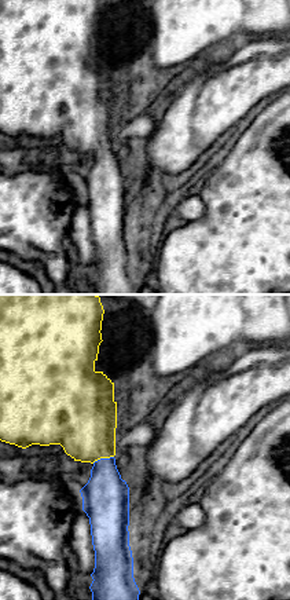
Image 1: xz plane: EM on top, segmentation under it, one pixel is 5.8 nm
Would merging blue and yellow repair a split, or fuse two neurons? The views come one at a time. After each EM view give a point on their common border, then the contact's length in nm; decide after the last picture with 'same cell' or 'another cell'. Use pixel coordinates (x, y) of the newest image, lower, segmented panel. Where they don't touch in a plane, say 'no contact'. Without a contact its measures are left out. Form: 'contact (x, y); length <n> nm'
contact (102, 458); length 130 nm

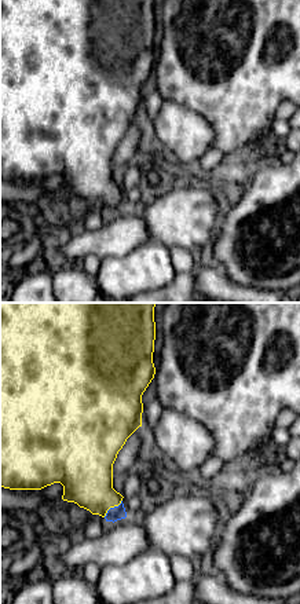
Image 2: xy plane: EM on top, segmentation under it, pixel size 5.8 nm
contact (112, 508); length 150 nm

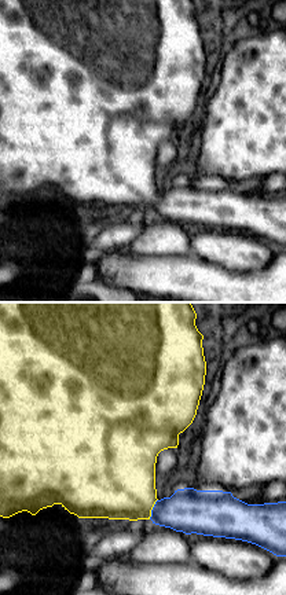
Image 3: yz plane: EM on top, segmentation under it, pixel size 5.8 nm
contact (153, 509); length 130 nm

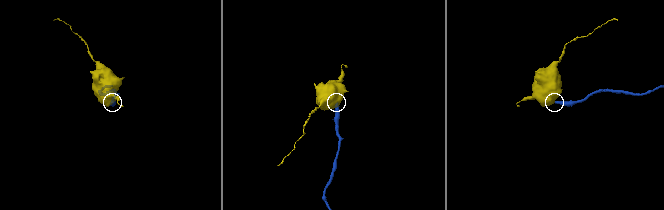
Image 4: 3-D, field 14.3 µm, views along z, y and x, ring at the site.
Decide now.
same cell

